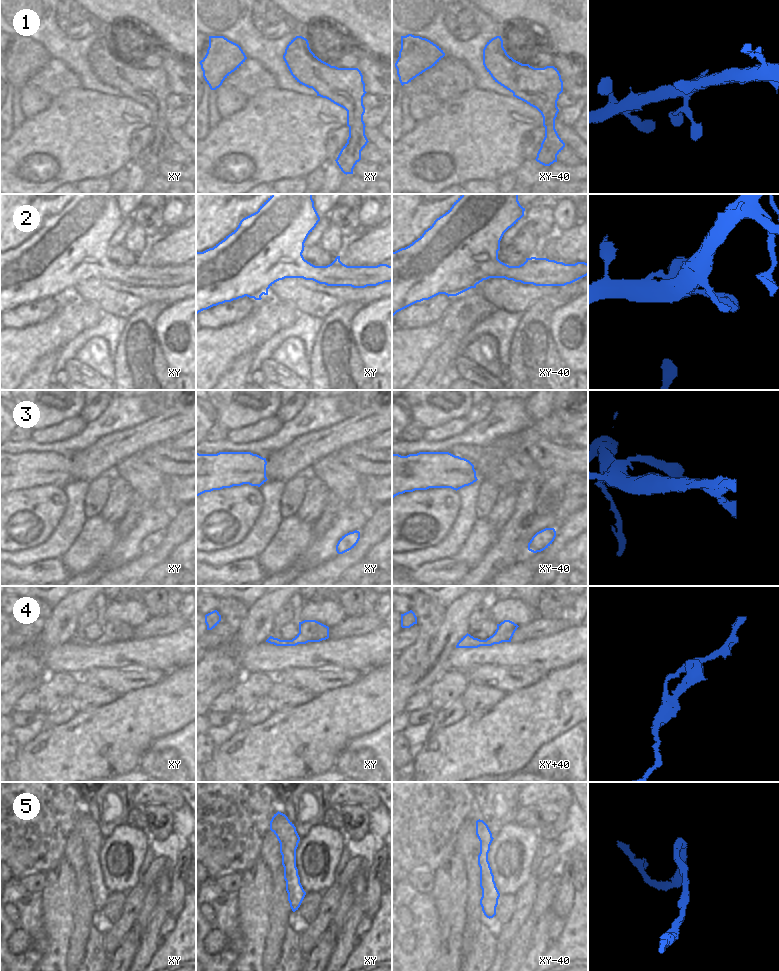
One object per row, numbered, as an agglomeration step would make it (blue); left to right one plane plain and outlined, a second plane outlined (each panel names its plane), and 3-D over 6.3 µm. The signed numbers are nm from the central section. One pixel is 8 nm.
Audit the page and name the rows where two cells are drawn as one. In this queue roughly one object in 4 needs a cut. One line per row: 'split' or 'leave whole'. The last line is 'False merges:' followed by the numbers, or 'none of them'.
1: leave whole
2: leave whole
3: leave whole
4: leave whole
5: leave whole
False merges: none of them

